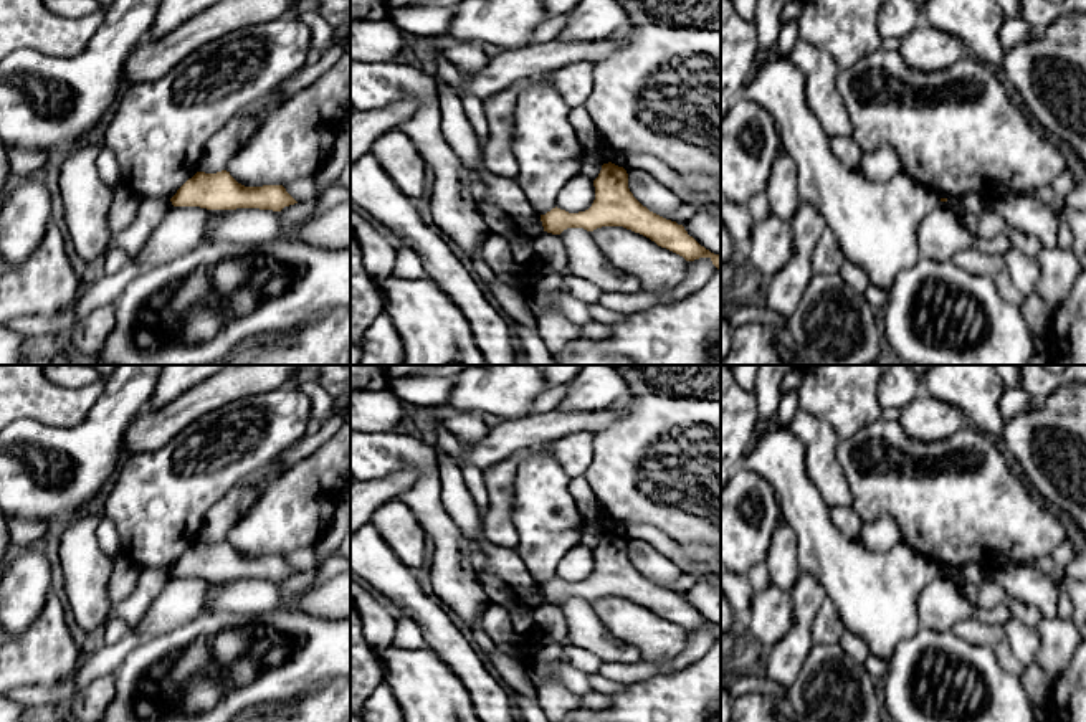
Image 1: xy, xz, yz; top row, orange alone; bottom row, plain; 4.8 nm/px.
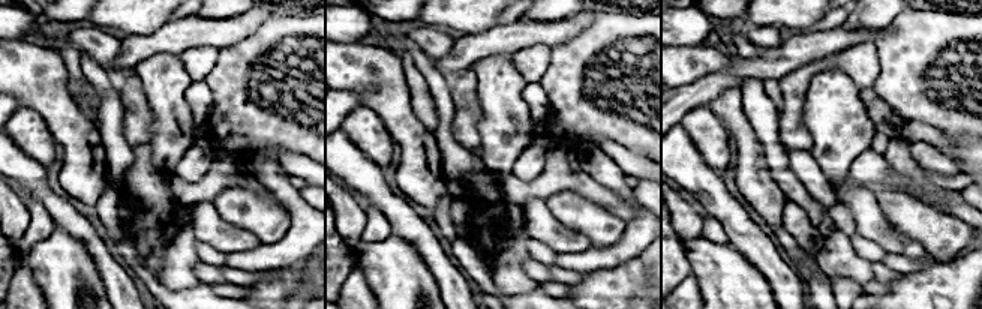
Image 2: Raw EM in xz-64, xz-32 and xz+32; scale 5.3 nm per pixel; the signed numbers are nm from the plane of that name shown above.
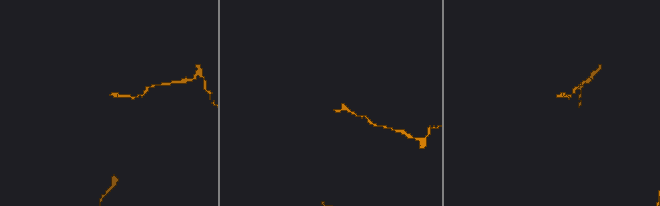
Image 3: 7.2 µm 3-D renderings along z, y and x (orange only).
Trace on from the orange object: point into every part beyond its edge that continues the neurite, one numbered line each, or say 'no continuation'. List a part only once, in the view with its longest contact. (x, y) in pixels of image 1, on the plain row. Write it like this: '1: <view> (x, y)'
no continuation

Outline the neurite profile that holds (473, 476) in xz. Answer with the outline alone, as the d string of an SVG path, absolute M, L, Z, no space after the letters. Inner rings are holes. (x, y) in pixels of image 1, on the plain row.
M473 464L461 466L461 471L466 487L476 502L479 517L483 517L488 512L488 504L489 504L489 496L484 482L484 471Z

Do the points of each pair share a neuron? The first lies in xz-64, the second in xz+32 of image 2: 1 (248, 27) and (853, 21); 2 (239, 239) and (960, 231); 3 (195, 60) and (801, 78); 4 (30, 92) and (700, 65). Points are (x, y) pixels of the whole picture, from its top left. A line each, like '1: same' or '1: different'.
1: different
2: different
3: same
4: same

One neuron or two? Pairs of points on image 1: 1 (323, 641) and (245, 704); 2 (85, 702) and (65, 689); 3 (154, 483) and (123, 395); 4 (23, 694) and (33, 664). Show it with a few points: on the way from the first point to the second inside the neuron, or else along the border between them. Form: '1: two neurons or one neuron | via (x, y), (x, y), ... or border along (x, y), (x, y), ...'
1: one neuron | via (303, 661), (278, 686), (265, 691)
2: two neurons | border along (76, 696), (71, 702)
3: two neurons | border along (124, 458), (116, 468)
4: two neurons | border along (65, 678), (50, 686), (17, 688)

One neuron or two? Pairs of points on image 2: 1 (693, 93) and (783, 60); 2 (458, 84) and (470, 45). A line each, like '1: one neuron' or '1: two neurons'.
1: one neuron
2: two neurons

